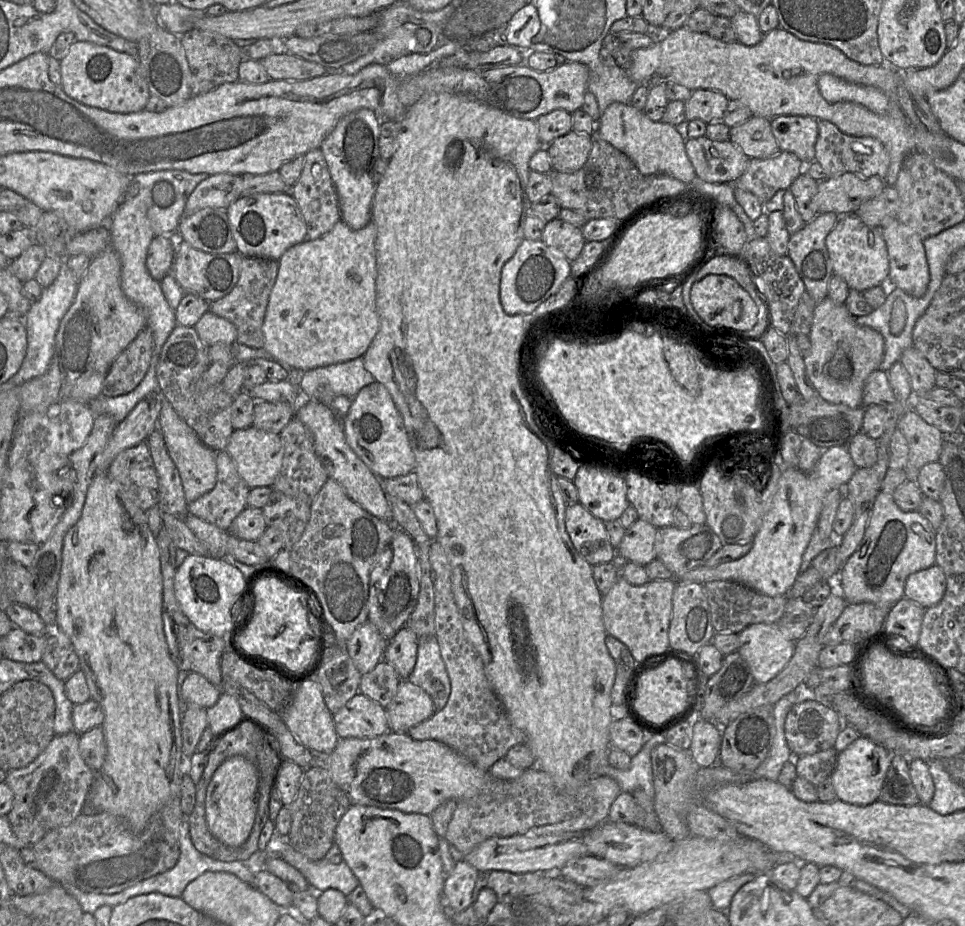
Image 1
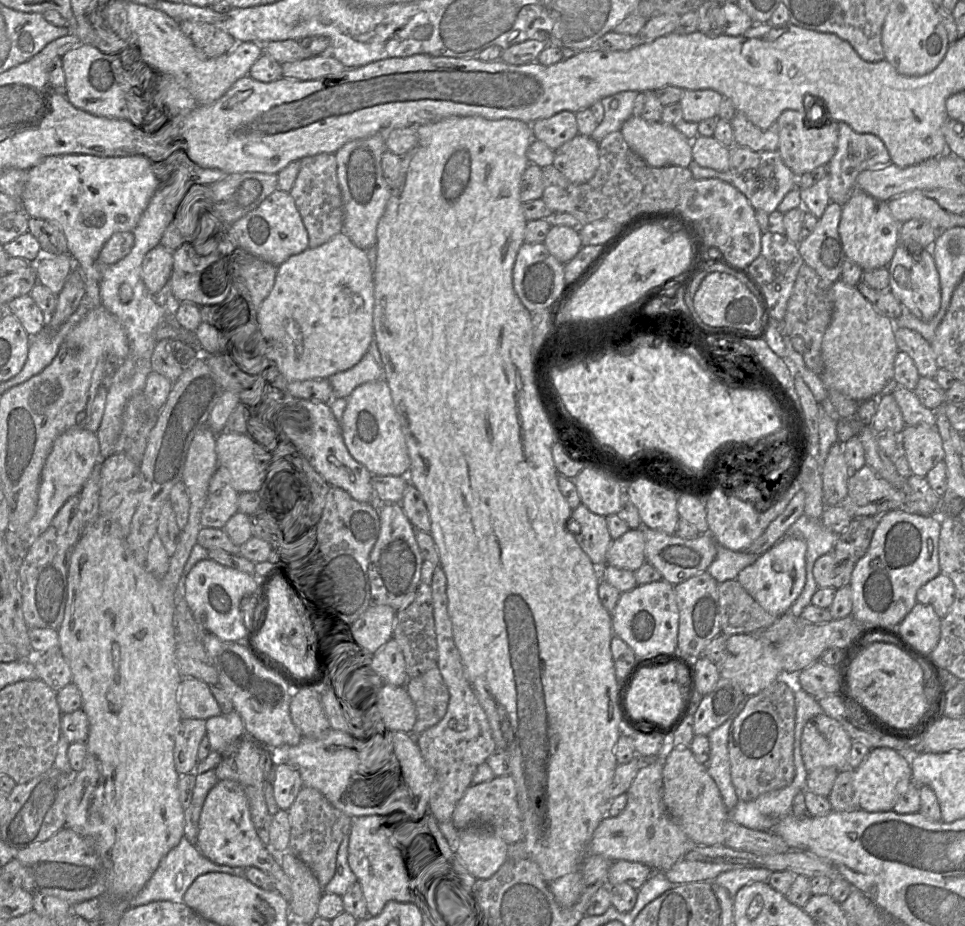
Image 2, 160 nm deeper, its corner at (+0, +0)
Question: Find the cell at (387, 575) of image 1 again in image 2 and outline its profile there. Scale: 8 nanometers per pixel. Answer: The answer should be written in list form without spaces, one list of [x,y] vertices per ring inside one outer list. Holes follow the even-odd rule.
[[[381,503],[379,519],[380,532],[368,564],[371,596],[373,603],[390,606],[398,612],[409,606],[416,597],[424,559],[415,539],[415,529],[400,503]]]

